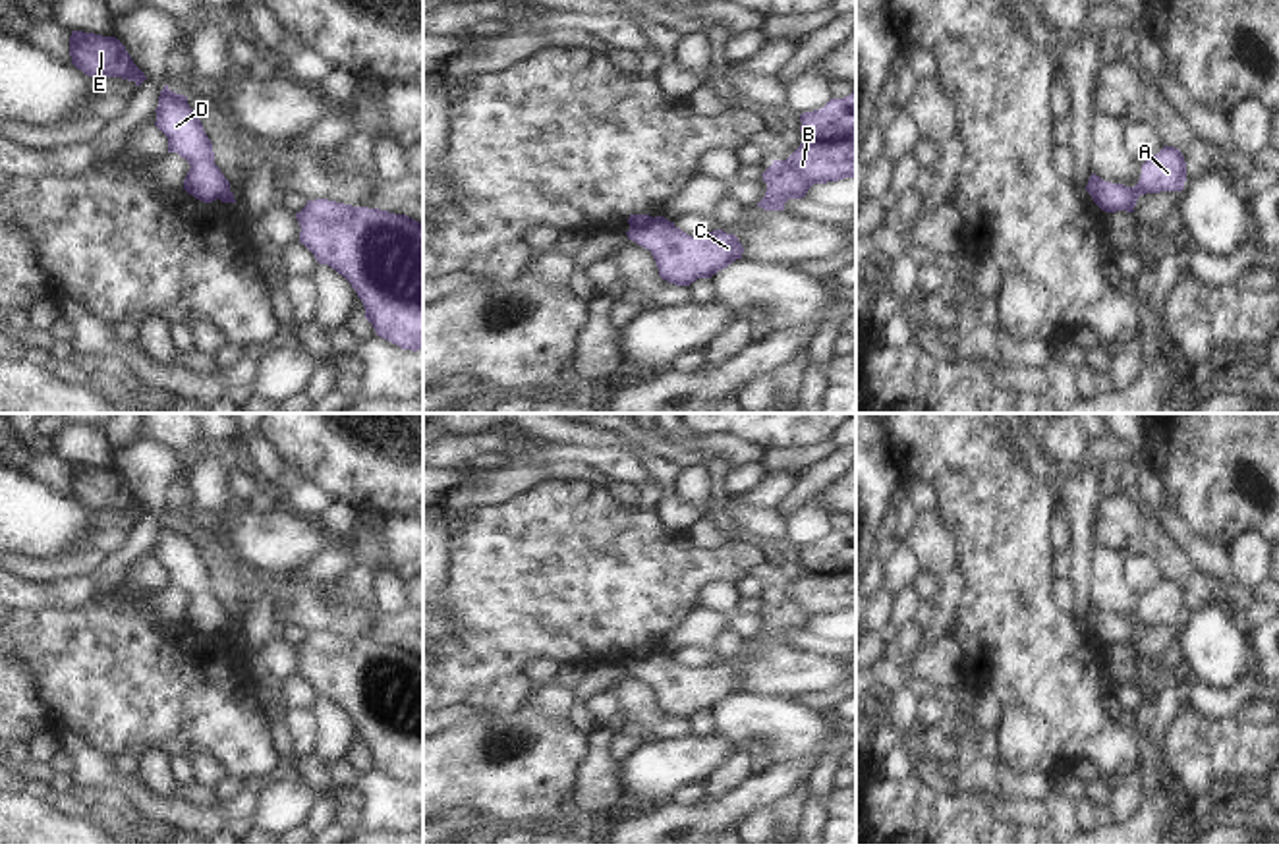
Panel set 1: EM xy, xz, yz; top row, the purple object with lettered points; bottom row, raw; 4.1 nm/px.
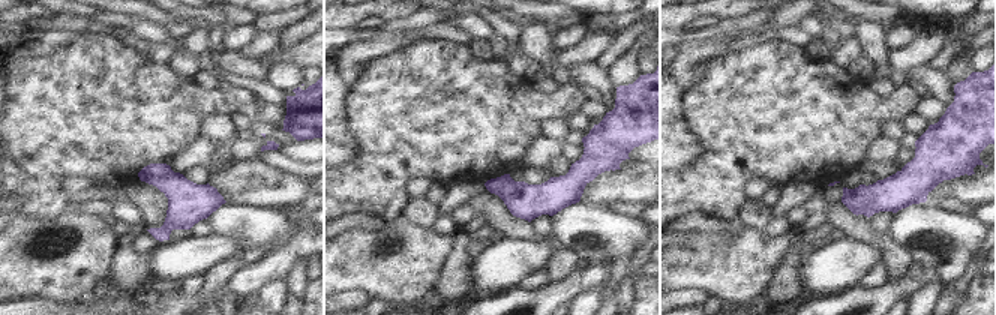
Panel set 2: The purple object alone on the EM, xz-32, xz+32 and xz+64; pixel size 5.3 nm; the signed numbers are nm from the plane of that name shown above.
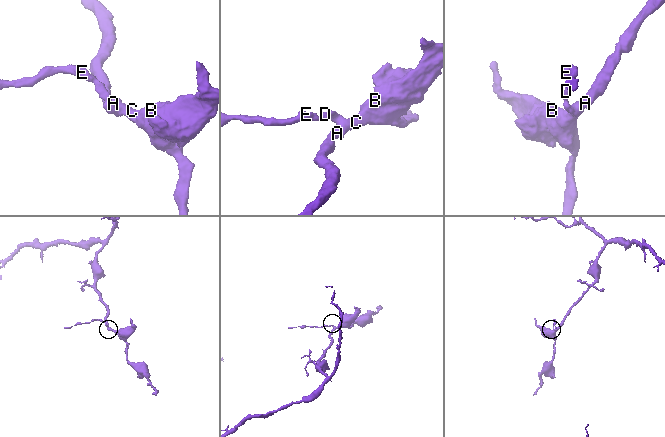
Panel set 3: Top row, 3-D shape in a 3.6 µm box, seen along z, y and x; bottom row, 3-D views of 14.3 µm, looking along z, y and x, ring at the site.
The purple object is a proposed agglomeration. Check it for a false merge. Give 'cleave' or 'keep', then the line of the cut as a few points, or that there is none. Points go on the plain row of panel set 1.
keep | no cut

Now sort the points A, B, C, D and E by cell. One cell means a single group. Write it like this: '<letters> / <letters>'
A B C D E

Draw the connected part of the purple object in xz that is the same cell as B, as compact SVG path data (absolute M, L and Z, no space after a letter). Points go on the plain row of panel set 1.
M856 520L844 531L800 547L800 554L800 579L761 606L767 624L757 639L765 643L784 643L788 632L806 630L813 616L856 610Z

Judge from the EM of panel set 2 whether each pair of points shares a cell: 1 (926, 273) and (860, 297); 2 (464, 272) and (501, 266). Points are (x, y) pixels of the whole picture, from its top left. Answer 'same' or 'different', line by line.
1: same
2: different

